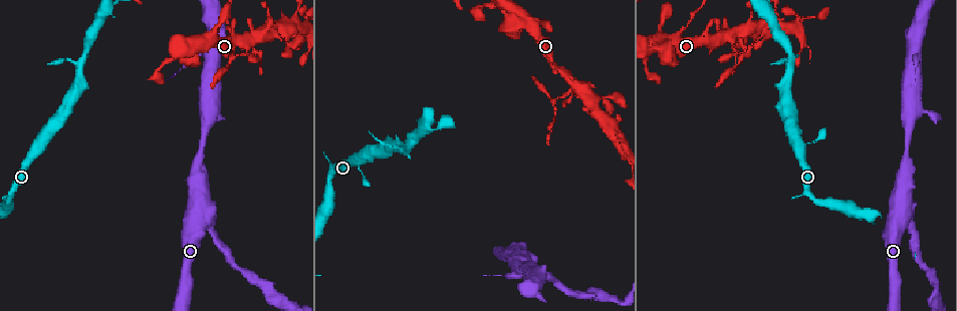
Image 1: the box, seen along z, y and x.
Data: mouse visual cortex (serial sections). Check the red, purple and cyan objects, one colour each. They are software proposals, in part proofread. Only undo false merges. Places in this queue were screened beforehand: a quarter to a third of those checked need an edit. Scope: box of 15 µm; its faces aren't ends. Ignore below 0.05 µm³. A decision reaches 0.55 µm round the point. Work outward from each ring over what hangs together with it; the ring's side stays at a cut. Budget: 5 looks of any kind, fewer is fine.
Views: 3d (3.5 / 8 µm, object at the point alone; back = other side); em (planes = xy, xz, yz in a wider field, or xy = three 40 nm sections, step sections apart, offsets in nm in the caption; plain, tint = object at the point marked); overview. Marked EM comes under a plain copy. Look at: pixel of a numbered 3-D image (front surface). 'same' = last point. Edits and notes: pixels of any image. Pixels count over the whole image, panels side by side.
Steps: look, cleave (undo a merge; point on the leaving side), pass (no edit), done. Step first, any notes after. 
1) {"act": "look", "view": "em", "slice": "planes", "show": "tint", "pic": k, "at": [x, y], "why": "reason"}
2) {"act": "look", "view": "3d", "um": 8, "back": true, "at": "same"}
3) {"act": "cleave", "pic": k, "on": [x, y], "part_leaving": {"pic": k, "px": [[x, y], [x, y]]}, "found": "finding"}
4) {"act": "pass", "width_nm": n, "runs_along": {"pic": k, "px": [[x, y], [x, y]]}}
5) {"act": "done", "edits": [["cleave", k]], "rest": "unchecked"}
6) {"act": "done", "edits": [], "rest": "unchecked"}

{"act": "look", "view": "3d", "um": 3.5, "pic": 1, "at": [207, 54], "why": "calibre changes"}

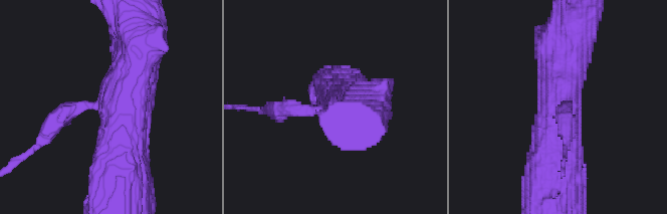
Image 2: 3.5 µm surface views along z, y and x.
{"act": "look", "view": "em", "slice": "xy", "step": 3, "show": "tint", "pic": 2, "at": [105, 104], "why": "now the EM"}

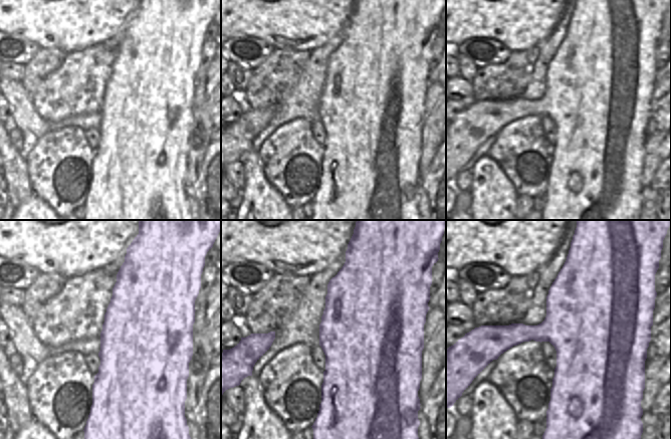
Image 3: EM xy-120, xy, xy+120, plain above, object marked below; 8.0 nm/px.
{"act": "pass", "runs_along": {"pic": 2, "px": [[123, 173], [138, 40]]}, "found": "one cell here"}

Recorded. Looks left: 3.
{"act": "look", "view": "3d", "um": 8, "back": true, "pic": 1, "at": [251, 54], "why": "a fork"}

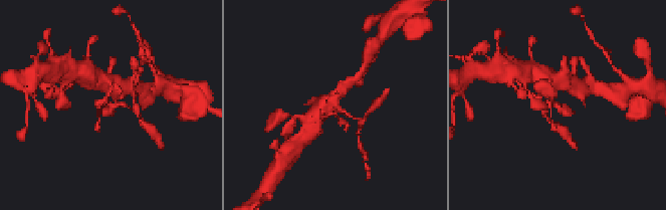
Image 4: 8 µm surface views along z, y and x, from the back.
{"act": "look", "view": "em", "slice": "xy", "step": 5, "show": "tint", "pic": 4, "at": [111, 106], "why": "shape alone is not enough"}

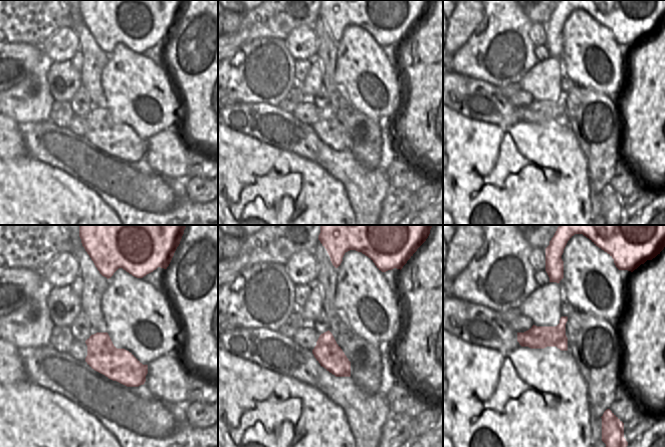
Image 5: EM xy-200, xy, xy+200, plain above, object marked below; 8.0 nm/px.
{"act": "cleave", "pic": 4, "on": [568, 113], "width_nm": 220, "part_leaving": {"pic": 4, "px": [[332, 113], [338, 109], [361, 123], [365, 119]]}, "found": "two cells meet here"}

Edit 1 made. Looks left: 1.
{"act": "done", "edits": [["cleave", 4]], "rest": "unchecked"}

